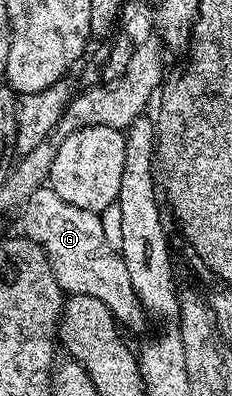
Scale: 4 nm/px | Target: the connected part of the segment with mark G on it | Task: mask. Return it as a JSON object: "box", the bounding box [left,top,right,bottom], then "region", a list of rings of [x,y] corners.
{"box":[22,187,145,327],"region":[[[49,187],[36,190],[22,206],[22,211],[22,232],[42,247],[64,294],[93,295],[93,299],[101,299],[101,303],[109,307],[120,326],[142,327],[145,320],[143,305],[133,291],[133,283],[129,283],[129,271],[125,271],[122,256],[105,239],[100,214],[65,203],[65,199]]]}

